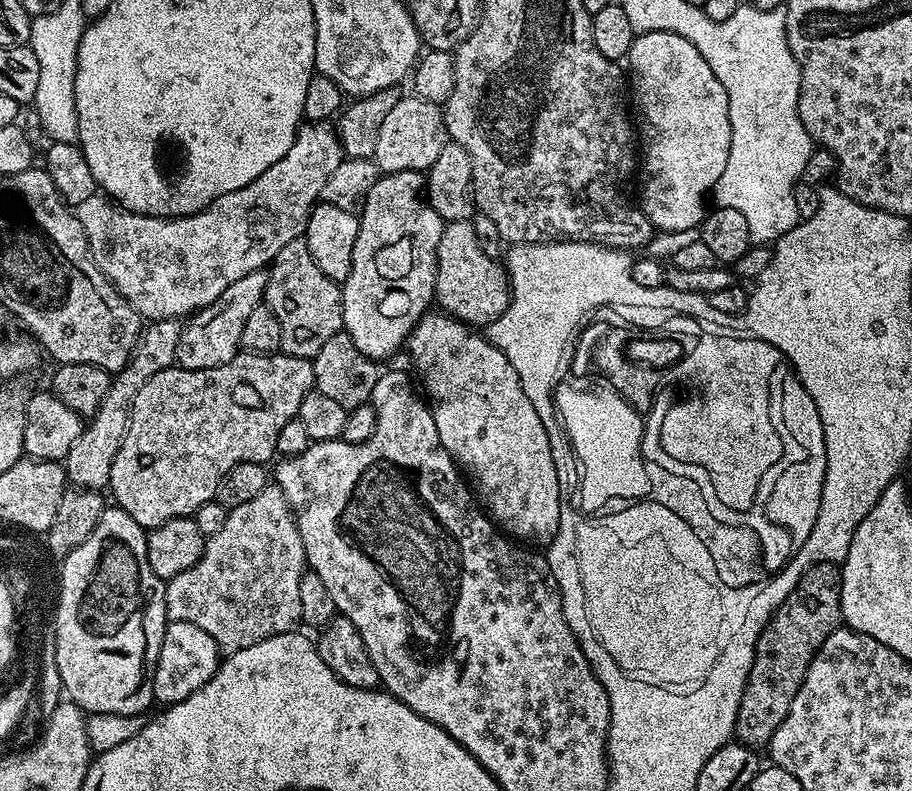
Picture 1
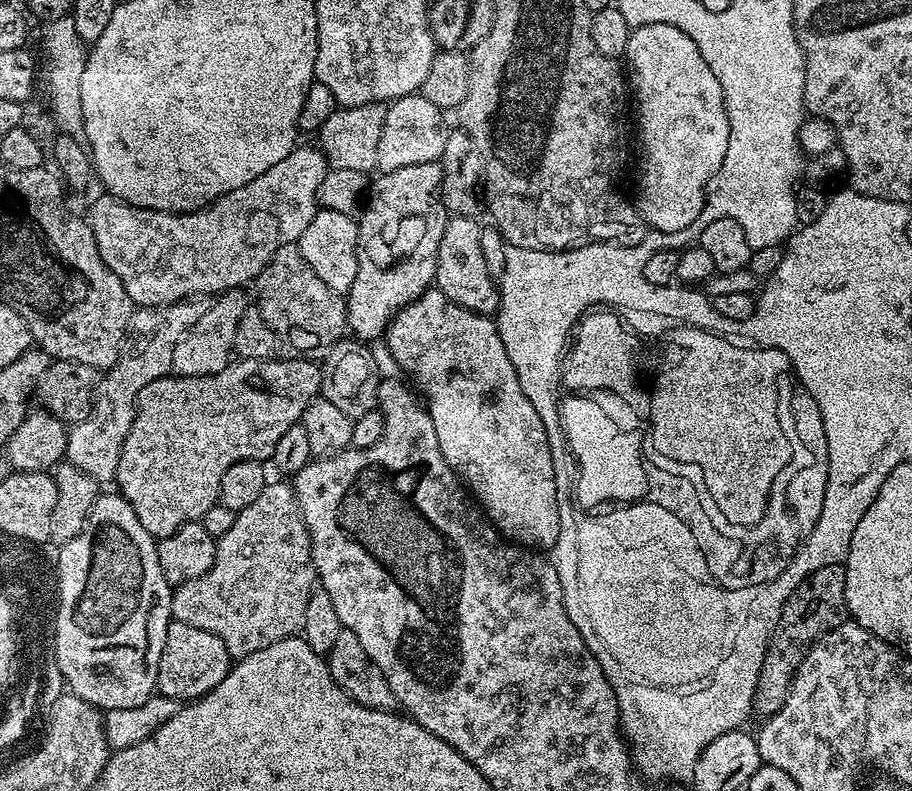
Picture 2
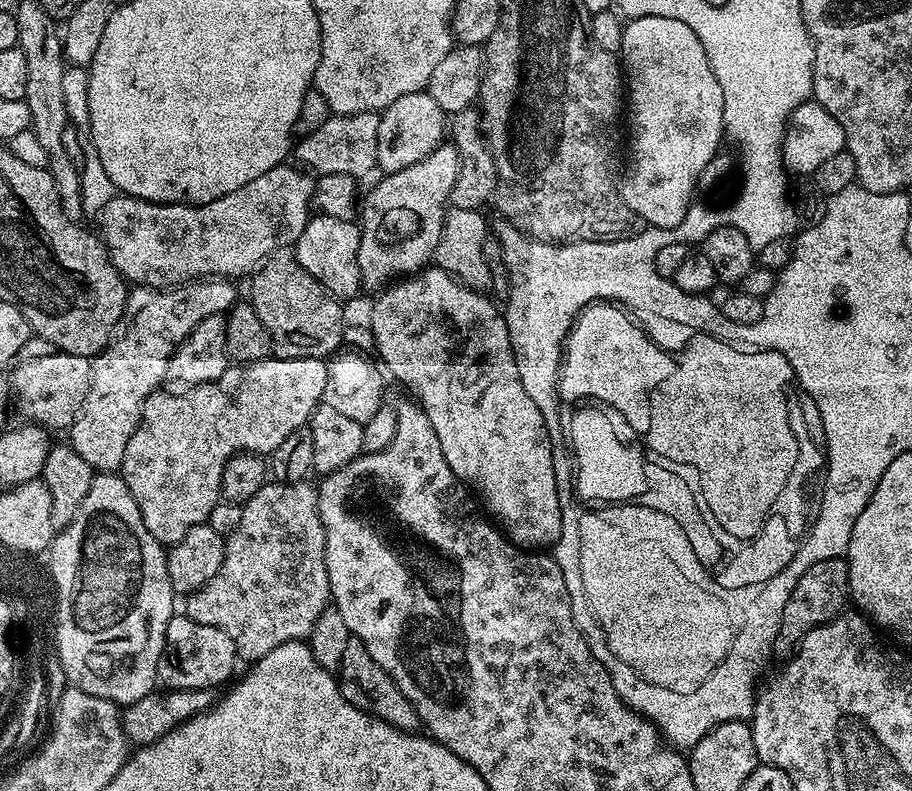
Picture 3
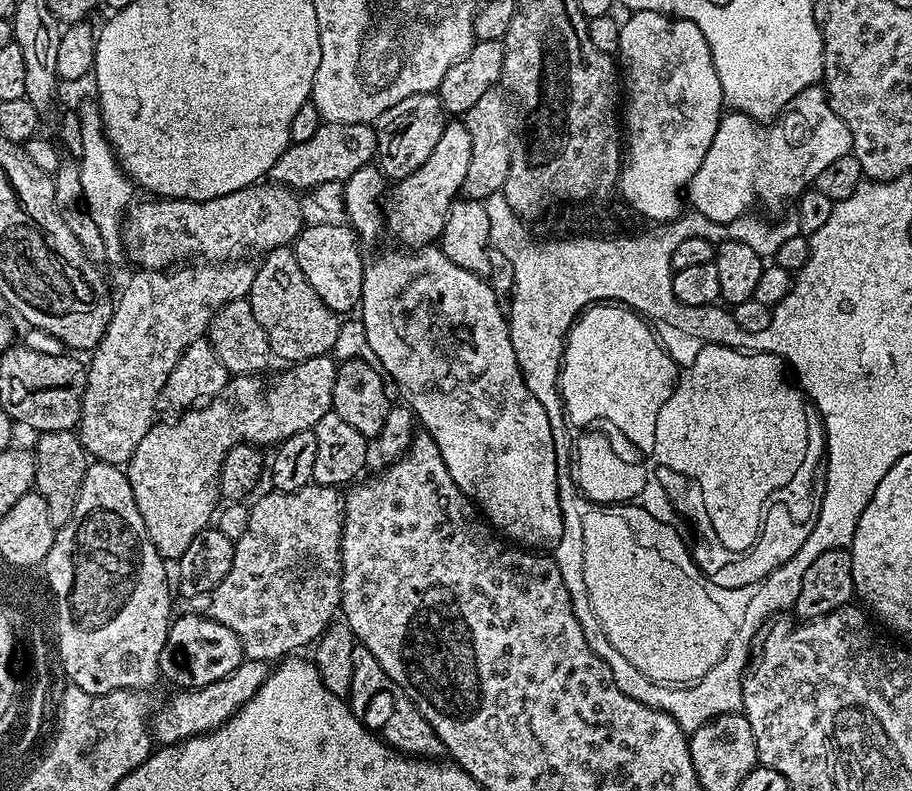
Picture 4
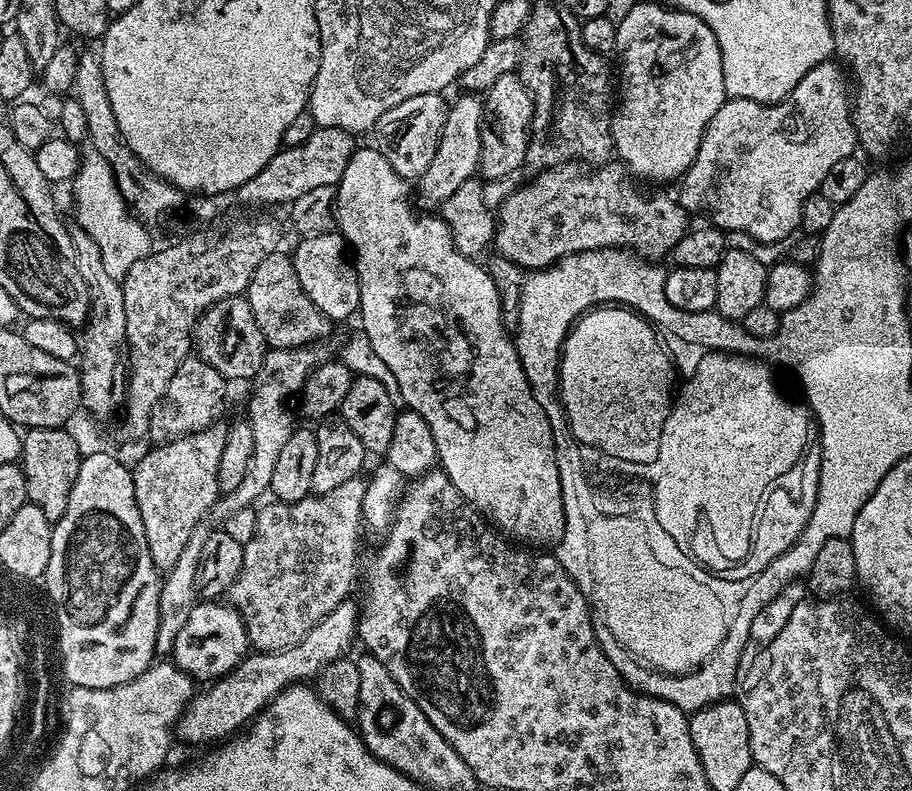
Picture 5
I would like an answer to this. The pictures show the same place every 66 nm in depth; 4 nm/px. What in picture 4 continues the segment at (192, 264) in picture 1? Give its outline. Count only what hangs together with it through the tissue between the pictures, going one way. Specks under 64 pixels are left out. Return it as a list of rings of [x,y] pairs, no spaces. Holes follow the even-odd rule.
[[[261,182],[246,186],[242,190],[234,190],[234,194],[226,194],[222,198],[214,198],[213,200],[165,200],[163,198],[148,198],[145,204],[139,204],[139,202],[133,203],[123,217],[123,251],[128,254],[132,252],[133,258],[140,263],[137,265],[144,270],[167,270],[173,266],[179,266],[191,261],[193,258],[203,258],[208,262],[235,262],[241,259],[241,257],[251,257],[251,252],[267,254],[267,252],[275,248],[283,248],[291,245],[303,227],[305,227],[305,222],[300,213],[300,196],[293,189],[285,188],[283,184]]]

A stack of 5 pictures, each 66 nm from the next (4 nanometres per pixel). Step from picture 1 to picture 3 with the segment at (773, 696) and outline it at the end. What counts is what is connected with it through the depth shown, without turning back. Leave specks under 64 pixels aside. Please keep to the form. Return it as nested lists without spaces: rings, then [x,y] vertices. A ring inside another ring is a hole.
[[[847,559],[818,562],[798,578],[798,586],[794,586],[794,594],[790,594],[790,602],[786,602],[786,610],[782,610],[780,632],[776,635],[775,651],[791,653],[800,640],[810,630],[828,624],[845,611],[844,603],[849,603],[848,594],[848,562]]]

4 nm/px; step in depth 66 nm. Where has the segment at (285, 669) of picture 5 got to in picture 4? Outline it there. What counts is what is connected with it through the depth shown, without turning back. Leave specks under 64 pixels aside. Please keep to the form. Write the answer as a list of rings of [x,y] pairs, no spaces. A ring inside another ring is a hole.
[[[245,658],[237,668],[230,670],[230,674],[226,674],[226,678],[210,682],[210,686],[173,691],[173,696],[161,708],[159,705],[150,717],[150,731],[155,743],[160,746],[180,744],[191,736],[201,736],[213,732],[215,728],[221,728],[243,704],[254,698],[269,671],[269,665],[265,661]]]

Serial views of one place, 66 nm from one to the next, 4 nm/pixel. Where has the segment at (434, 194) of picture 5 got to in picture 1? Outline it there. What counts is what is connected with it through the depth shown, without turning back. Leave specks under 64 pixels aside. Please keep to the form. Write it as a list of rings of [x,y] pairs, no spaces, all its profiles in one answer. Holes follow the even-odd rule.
[[[389,172],[374,182],[374,190],[370,190],[364,210],[359,213],[360,229],[358,242],[354,242],[354,262],[350,274],[342,282],[343,331],[350,334],[354,346],[358,346],[362,354],[377,362],[383,362],[387,356],[405,347],[412,328],[429,311],[436,294],[438,242],[446,222],[433,210],[425,196],[425,173]]]

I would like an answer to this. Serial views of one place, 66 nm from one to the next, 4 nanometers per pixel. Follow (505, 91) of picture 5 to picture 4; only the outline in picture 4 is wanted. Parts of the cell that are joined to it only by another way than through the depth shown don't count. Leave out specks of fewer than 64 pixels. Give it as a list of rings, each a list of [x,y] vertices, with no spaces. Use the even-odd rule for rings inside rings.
[[[493,87],[483,94],[462,115],[464,124],[470,132],[470,166],[466,170],[466,178],[462,189],[469,200],[484,200],[490,194],[503,192],[506,174],[512,161],[512,124],[508,121],[508,104],[505,93],[499,87]]]

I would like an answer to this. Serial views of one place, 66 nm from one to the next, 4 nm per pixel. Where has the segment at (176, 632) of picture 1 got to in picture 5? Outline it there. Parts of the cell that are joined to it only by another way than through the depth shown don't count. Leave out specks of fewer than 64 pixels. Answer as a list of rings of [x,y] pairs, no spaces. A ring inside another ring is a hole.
[[[197,602],[190,610],[190,618],[186,618],[182,630],[178,630],[178,636],[174,638],[170,660],[178,666],[178,670],[192,677],[193,681],[215,682],[237,668],[249,652],[246,626],[231,604]]]

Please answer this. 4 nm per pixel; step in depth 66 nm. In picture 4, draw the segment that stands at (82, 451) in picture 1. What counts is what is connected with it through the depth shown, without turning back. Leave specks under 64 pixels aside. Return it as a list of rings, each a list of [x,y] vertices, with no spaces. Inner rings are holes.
[[[241,258],[235,262],[185,262],[179,266],[173,266],[167,270],[136,270],[136,273],[129,278],[121,290],[120,296],[115,297],[112,317],[108,323],[108,329],[99,344],[96,345],[91,353],[92,361],[87,361],[88,381],[86,382],[86,390],[82,398],[82,410],[80,411],[80,422],[78,425],[78,435],[82,446],[88,451],[89,457],[93,461],[102,464],[114,464],[117,466],[127,465],[128,459],[134,454],[134,450],[138,450],[138,442],[142,442],[142,438],[146,438],[146,434],[152,429],[156,412],[156,400],[161,399],[164,387],[166,386],[166,378],[170,378],[170,374],[174,370],[174,366],[178,366],[178,358],[185,350],[187,350],[195,340],[201,339],[207,333],[208,324],[214,318],[214,314],[218,314],[218,310],[222,310],[222,306],[226,306],[235,300],[242,300],[247,297],[248,291],[254,286],[254,274],[257,265],[249,262],[247,259]]]

